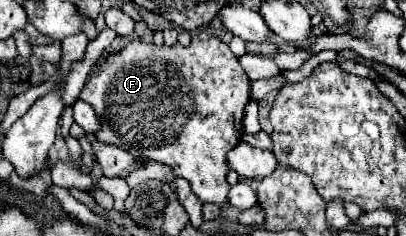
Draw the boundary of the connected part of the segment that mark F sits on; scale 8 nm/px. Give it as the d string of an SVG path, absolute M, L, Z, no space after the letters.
M195 32L187 48L181 44L155 46L133 40L119 54L111 54L103 62L103 70L87 80L79 98L89 102L101 120L101 132L95 134L97 140L115 144L131 156L167 164L173 168L175 176L181 176L191 184L193 194L203 204L215 204L219 208L229 206L227 192L231 186L227 184L229 168L225 156L241 142L243 110L249 102L249 78L237 56L217 36Z

